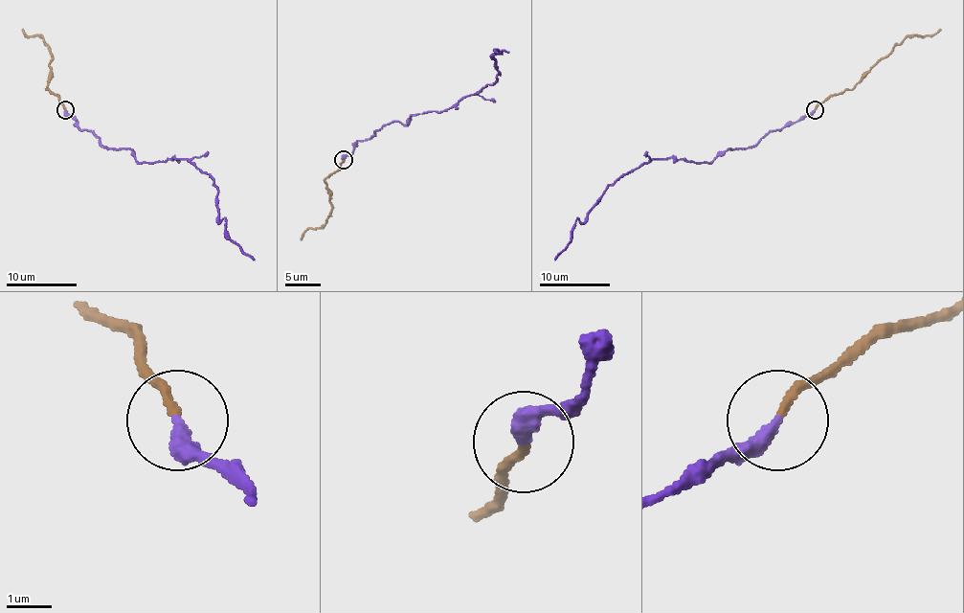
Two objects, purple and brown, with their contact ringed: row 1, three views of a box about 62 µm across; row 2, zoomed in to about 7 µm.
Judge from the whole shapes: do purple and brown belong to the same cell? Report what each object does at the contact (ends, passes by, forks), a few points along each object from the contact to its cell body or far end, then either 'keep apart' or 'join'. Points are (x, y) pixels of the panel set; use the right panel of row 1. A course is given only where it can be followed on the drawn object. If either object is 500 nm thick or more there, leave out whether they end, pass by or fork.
purple ends | brown ends | purple via (815, 110), (712, 162), (649, 160), (623, 174), (583, 222), (577, 218), (555, 260) | brown via (815, 108), (833, 96), (848, 90), (906, 37), (930, 35), (941, 28) | keep apart

